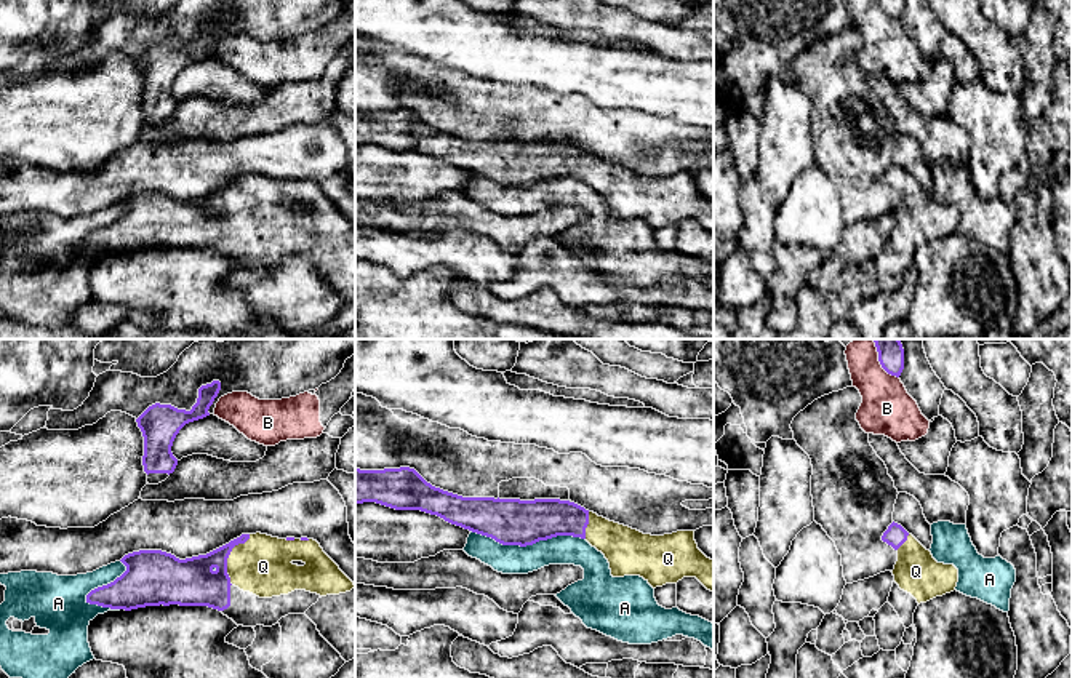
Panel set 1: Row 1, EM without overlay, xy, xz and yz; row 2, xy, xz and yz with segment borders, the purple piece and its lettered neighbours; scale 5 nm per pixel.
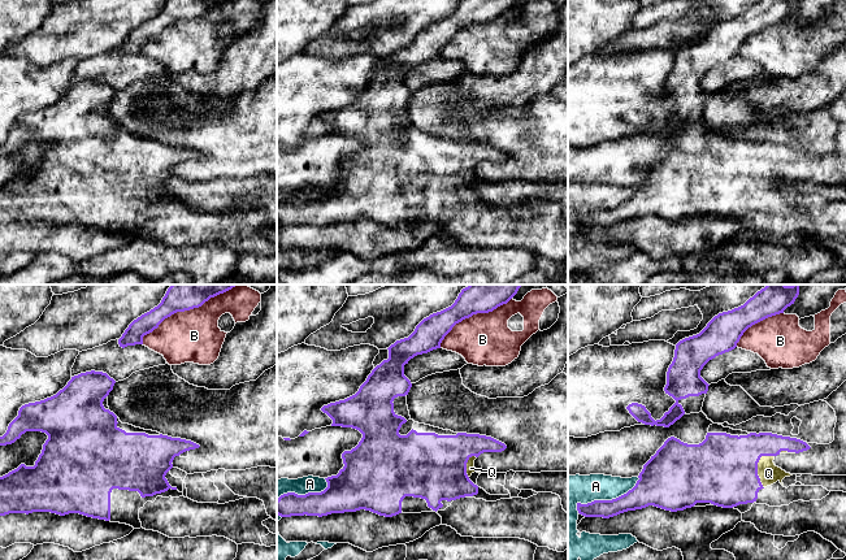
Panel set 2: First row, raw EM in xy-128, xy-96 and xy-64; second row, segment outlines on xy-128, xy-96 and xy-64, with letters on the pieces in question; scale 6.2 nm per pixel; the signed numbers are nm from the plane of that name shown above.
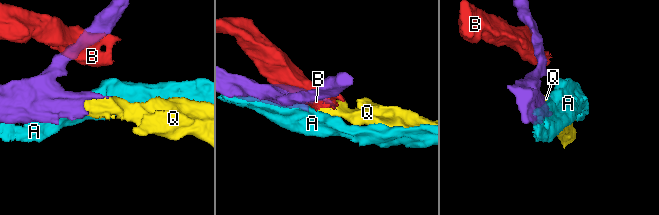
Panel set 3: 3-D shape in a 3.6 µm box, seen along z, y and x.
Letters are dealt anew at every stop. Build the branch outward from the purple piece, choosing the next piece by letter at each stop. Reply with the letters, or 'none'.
Q

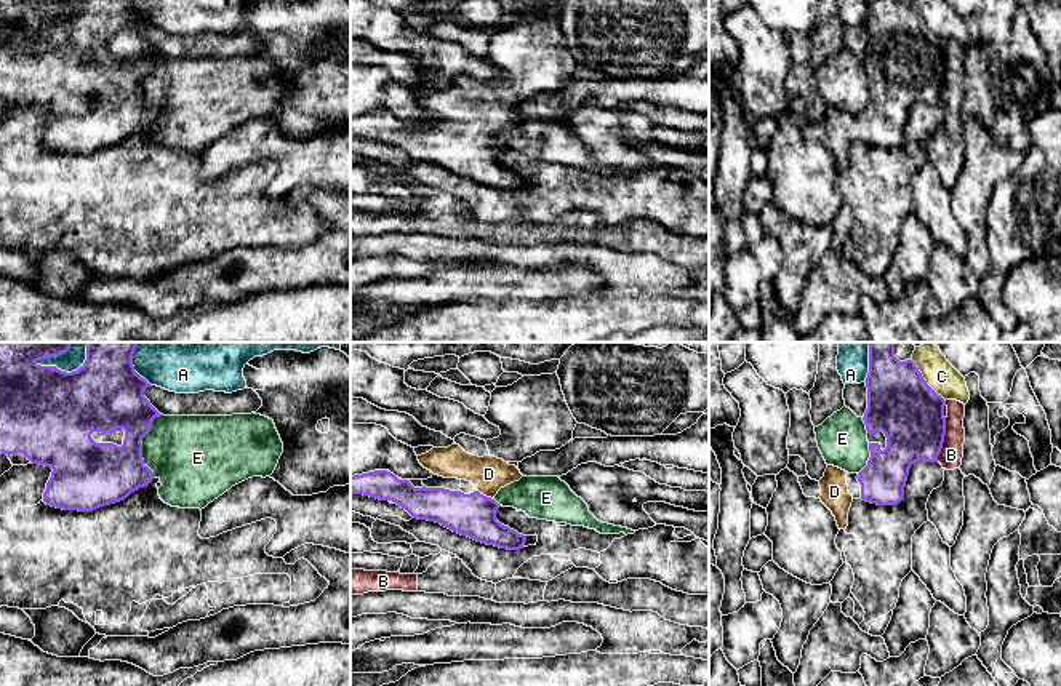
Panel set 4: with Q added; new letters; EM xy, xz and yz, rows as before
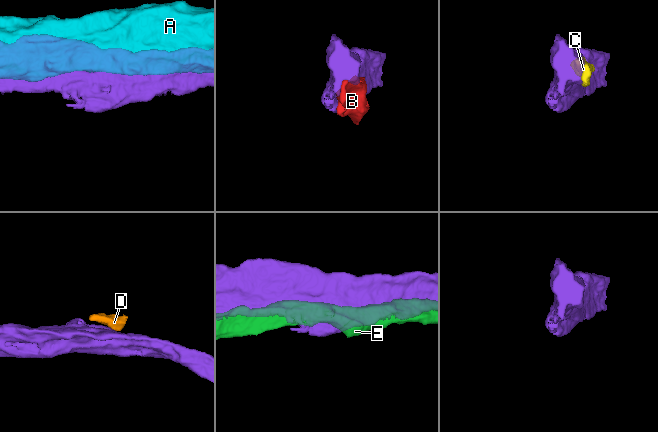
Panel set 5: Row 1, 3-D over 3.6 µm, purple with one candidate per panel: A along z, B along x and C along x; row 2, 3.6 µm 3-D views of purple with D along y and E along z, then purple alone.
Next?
D

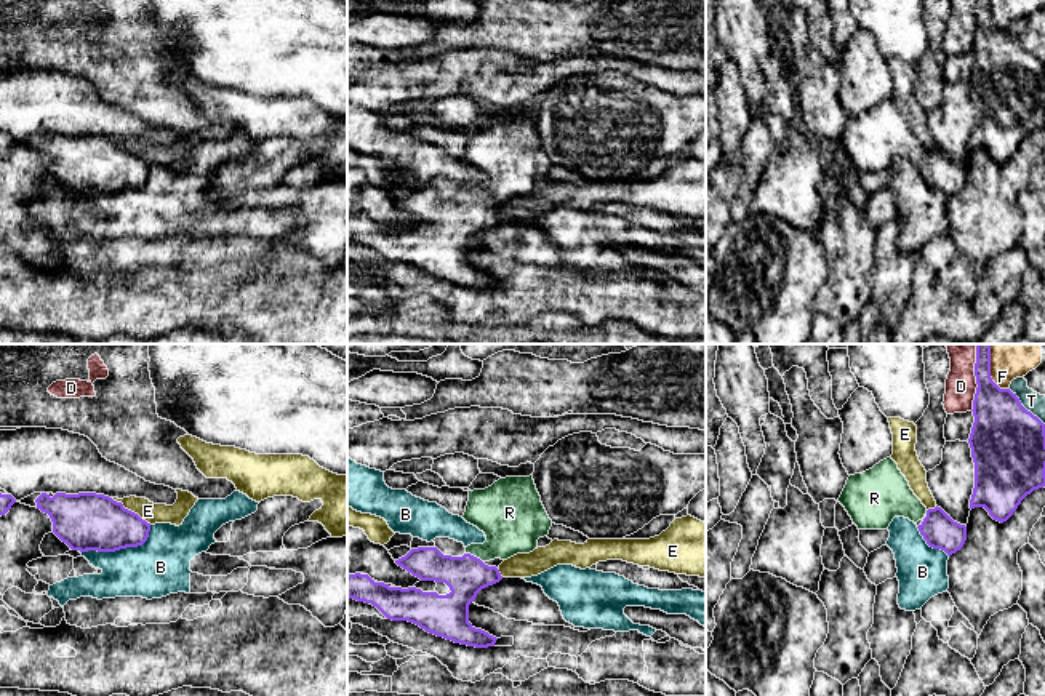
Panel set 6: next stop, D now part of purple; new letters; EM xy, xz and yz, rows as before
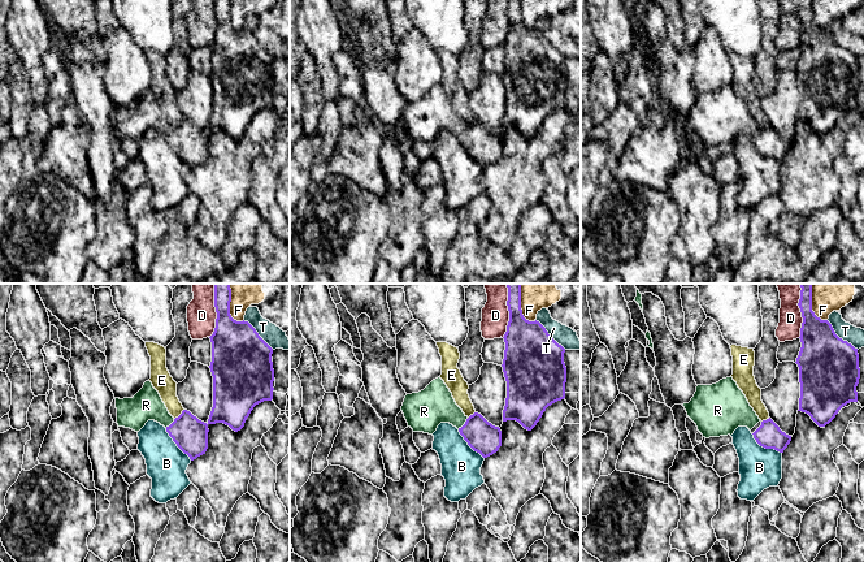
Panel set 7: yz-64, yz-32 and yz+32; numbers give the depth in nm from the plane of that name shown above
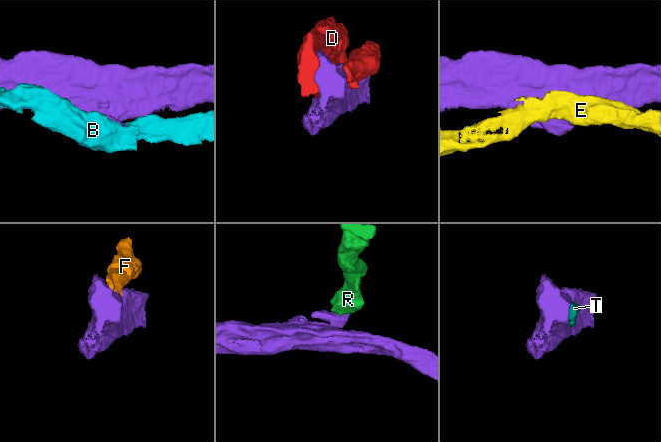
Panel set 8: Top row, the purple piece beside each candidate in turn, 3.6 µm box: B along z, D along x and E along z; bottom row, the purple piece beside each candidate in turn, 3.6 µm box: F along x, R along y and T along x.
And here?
R

